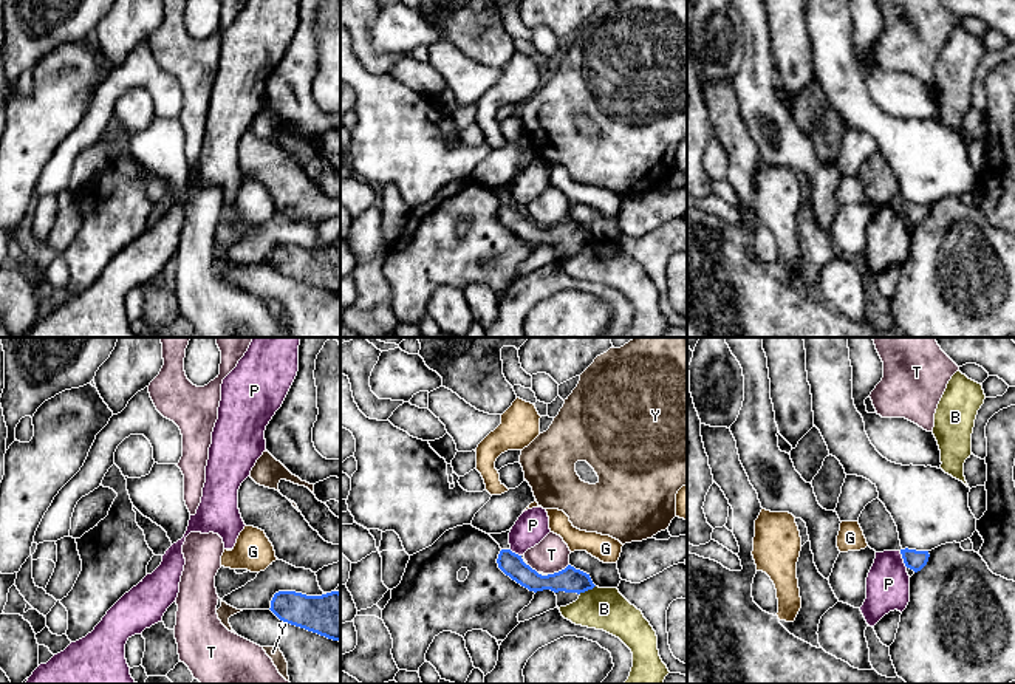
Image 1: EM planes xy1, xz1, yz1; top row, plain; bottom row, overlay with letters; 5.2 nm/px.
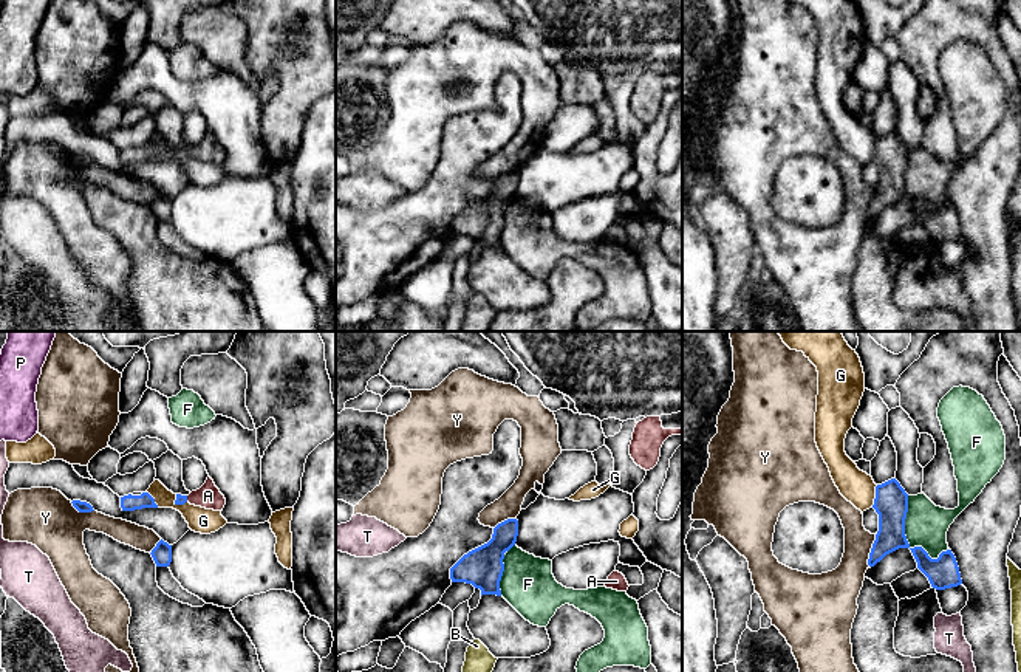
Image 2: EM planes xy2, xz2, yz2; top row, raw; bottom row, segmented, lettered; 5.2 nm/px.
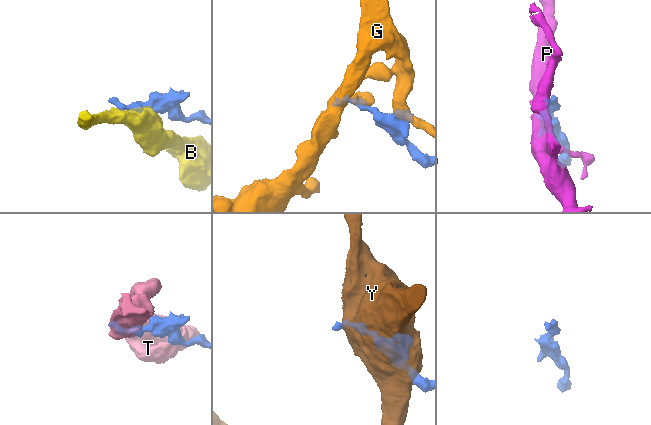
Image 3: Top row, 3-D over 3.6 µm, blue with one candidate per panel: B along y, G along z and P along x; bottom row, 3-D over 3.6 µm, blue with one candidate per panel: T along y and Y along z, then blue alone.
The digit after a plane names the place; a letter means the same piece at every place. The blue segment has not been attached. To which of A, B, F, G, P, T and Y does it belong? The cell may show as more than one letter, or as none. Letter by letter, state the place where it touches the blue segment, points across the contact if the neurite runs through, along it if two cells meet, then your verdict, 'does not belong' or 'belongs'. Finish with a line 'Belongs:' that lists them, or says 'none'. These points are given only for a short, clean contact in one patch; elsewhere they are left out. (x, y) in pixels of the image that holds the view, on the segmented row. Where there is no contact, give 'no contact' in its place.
A: contact xy2 (186, 499); belongs
B: contact xz1 (587, 590); border xz1 (594, 585), (579, 593); does not belong
F: contact yz2 (904, 534); does not belong
G: contact yz2 (876, 496); does not belong
P: contact yz1 (902, 557); border yz1 (899, 551), (907, 567); does not belong
T: contact xz1 (559, 571); border xz1 (568, 564), (548, 574); does not belong
Y: contact yz2 (871, 550); does not belong
Belongs: A

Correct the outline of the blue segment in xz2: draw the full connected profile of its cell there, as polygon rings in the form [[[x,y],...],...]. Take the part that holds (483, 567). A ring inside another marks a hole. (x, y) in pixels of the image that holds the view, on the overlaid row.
[[[517,519],[498,523],[487,543],[469,551],[450,568],[452,582],[472,584],[481,590],[481,596],[501,596],[500,581],[504,571],[504,553],[515,545],[517,536]]]

